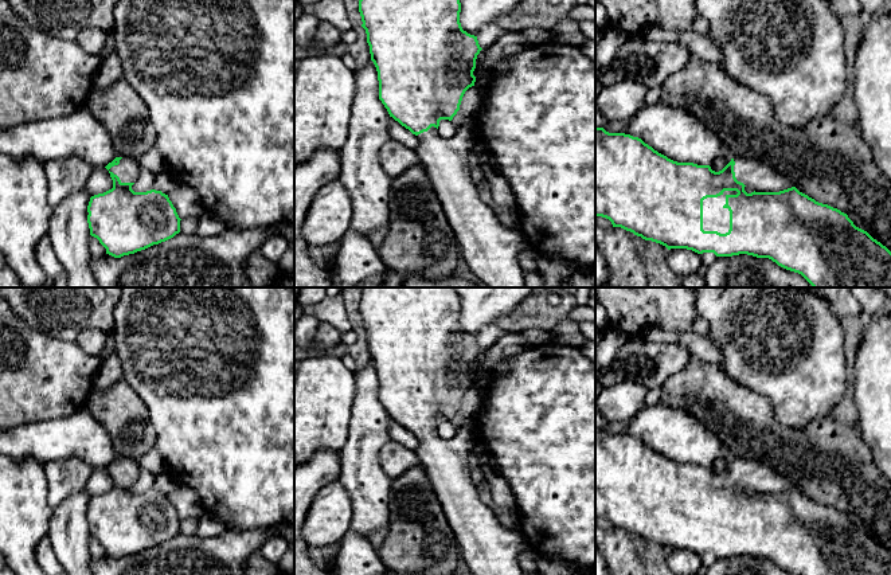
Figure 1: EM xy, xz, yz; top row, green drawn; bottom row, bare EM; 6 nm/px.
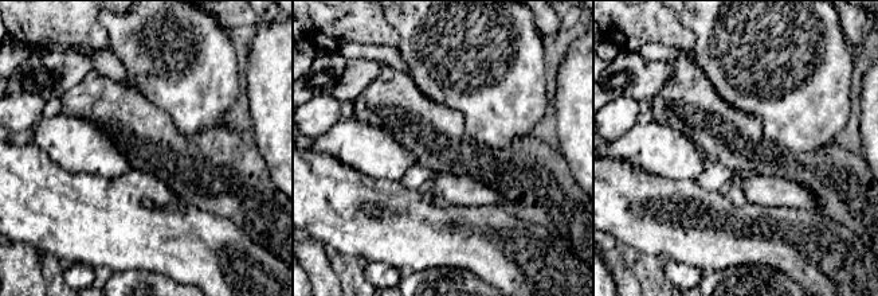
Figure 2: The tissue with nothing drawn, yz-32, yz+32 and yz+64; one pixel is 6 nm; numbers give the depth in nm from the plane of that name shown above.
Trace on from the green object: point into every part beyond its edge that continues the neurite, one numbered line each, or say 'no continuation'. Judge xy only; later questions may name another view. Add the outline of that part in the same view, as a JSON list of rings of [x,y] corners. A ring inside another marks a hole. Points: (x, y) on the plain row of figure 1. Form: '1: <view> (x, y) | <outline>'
1: xy (128, 470) | [[[122,458],[118,466],[109,470],[117,476],[121,484],[136,484],[140,477],[138,461],[130,458]]]

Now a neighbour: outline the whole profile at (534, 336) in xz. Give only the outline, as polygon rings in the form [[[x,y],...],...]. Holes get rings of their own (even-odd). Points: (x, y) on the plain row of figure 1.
[[[531,328],[527,330],[520,332],[521,336],[527,340],[529,347],[543,345],[551,343],[551,333],[550,330]]]

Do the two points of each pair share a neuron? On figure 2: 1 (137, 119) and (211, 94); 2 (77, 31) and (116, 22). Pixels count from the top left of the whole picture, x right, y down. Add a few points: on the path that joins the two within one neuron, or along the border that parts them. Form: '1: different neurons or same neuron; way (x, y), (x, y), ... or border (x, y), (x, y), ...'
1: different neurons; border (137, 92), (161, 108), (175, 127), (184, 133)
2: different neurons; border (98, 14), (98, 22), (108, 32), (109, 46)

